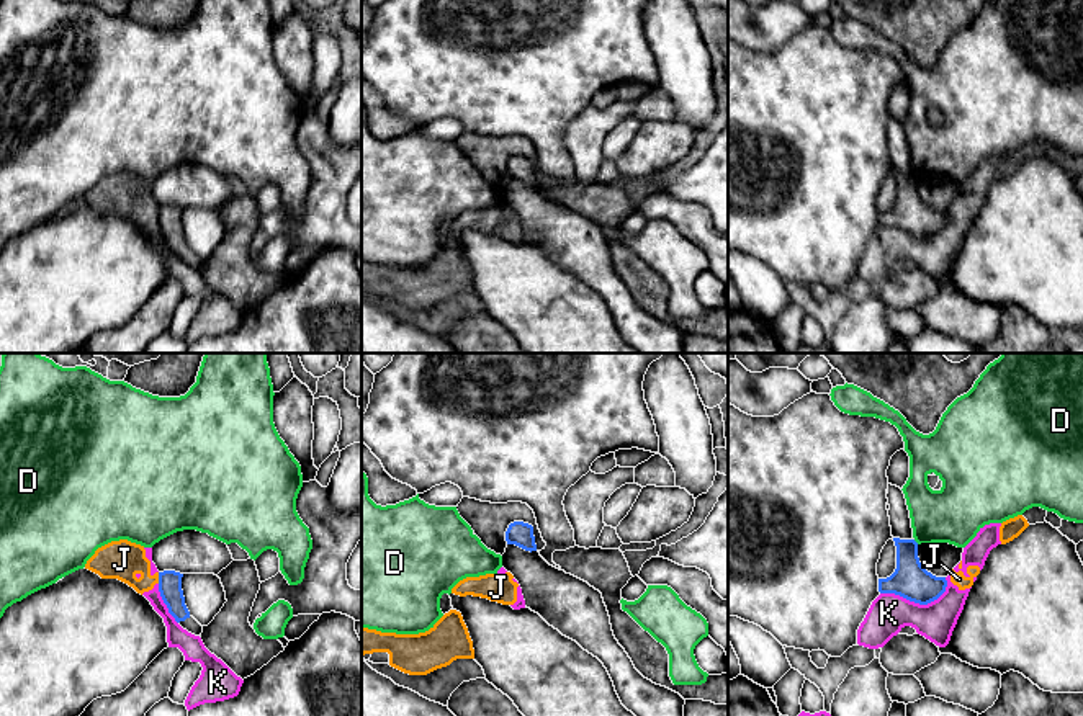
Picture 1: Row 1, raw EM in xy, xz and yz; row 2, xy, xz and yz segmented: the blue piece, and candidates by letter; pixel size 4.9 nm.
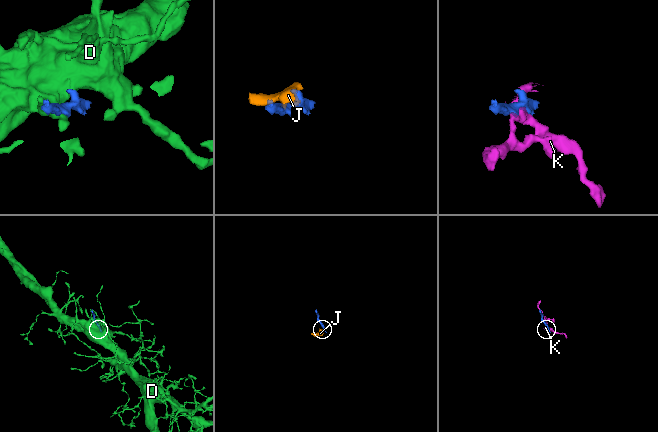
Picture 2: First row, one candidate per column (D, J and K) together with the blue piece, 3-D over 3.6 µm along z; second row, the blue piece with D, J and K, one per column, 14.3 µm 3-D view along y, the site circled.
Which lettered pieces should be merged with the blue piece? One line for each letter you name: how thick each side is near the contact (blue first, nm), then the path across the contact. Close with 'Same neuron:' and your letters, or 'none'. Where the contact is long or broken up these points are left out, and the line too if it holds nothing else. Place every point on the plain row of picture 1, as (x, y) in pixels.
Same neuron: none

